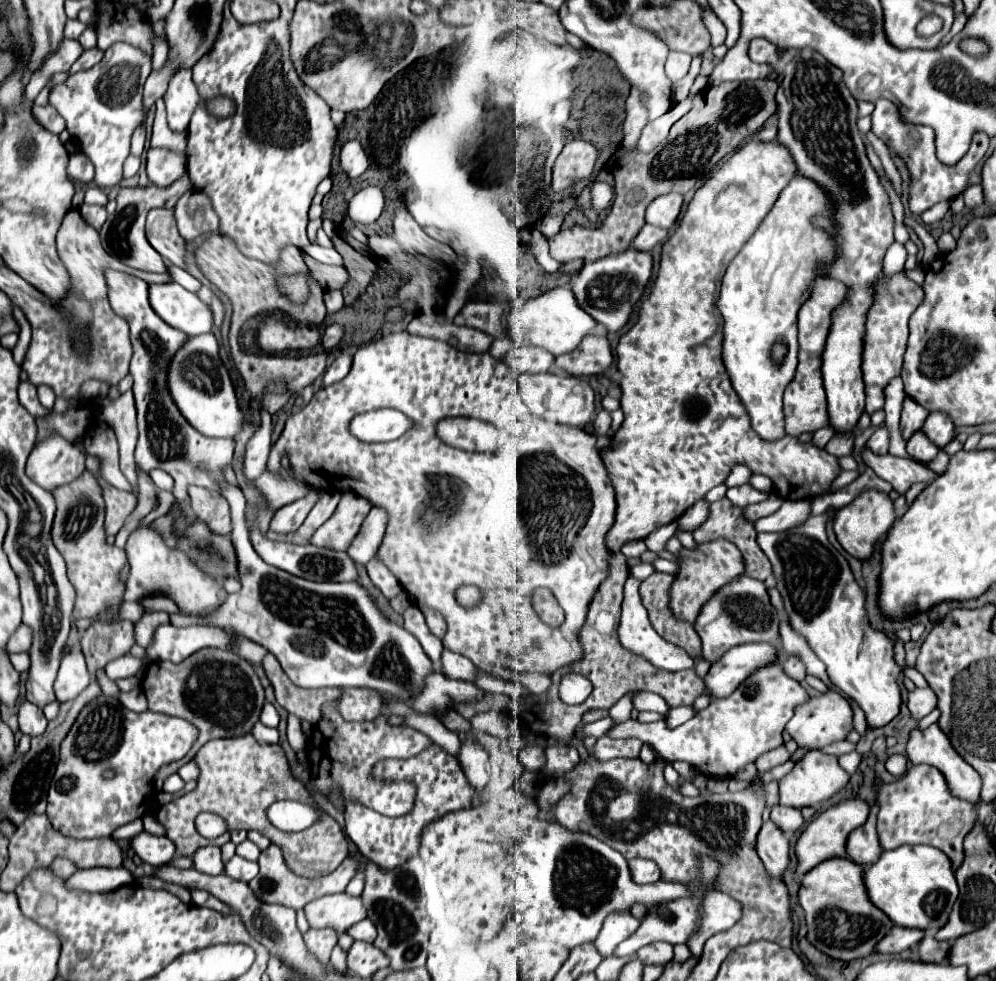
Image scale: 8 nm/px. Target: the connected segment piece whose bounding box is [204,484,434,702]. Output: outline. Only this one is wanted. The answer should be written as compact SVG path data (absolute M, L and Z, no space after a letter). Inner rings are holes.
M222 484L222 496L230 502L232 508L232 544L238 558L238 576L242 588L238 594L230 594L228 600L220 606L220 610L204 616L206 626L220 624L222 628L232 628L240 636L264 646L272 652L288 678L302 688L326 688L326 686L342 686L342 688L372 688L380 694L390 694L396 700L410 702L416 698L422 688L426 676L434 670L430 658L424 654L420 642L402 626L390 622L368 596L368 592L356 582L310 582L298 576L292 576L280 568L266 564L250 542L248 522L244 518L246 498L242 490Z

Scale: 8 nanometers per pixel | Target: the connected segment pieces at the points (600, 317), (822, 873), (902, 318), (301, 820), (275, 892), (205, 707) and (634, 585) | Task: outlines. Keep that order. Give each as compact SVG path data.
M628 248L626 252L612 254L594 262L584 262L582 270L570 280L570 290L584 312L588 312L596 322L604 324L608 332L618 332L630 318L634 304L642 298L644 286L652 274L652 256L648 252L636 252Z
M848 858L824 860L806 872L800 884L798 902L806 918L808 942L822 954L842 962L868 956L876 942L894 926L888 916L884 916L884 912L878 912L878 908L868 904L868 894L864 892L862 882L862 868L852 864Z
M898 272L892 278L880 274L880 280L876 284L876 300L868 312L862 353L862 374L866 392L865 412L868 414L874 414L876 410L884 408L884 388L902 370L902 356L906 352L908 340L908 320L912 312L920 306L922 298L924 290L916 282L908 280L904 272Z
M278 800L270 804L266 810L266 818L278 830L284 830L284 832L306 830L314 826L322 816L324 816L324 810L310 804L294 802L294 800Z
M270 844L258 858L258 866L260 866L260 872L254 880L250 880L250 888L256 892L256 896L264 902L270 902L270 904L284 904L288 908L294 908L294 910L302 910L308 902L320 898L320 896L326 896L326 894L336 894L336 892L344 892L344 888L348 886L348 882L356 876L358 868L360 868L360 862L356 858L344 858L344 862L328 876L324 878L300 878L296 874L292 874L286 864L284 864L284 858L282 858L282 852L276 844Z
M204 648L188 656L184 662L150 662L144 672L142 690L148 700L148 710L166 716L178 716L198 728L198 738L184 758L162 766L156 772L156 788L162 790L162 782L178 772L178 768L190 762L200 746L212 738L240 736L252 730L252 724L260 718L264 706L264 688L248 660L236 652L220 648Z
M628 576L628 581L624 585L622 616L620 616L620 624L618 624L618 640L620 646L636 656L642 656L644 660L648 660L652 666L656 666L658 670L664 672L678 672L678 670L686 670L686 668L694 668L694 660L686 654L686 650L666 642L650 624L648 620L648 610L642 604L639 593L640 582L632 576Z

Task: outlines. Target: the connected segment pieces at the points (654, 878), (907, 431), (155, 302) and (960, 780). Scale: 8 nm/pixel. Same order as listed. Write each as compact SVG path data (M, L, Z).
M644 858L630 860L628 868L636 884L654 884L660 880L660 868L652 860L644 860Z
M906 396L904 400L904 408L902 408L902 418L900 418L900 432L904 436L904 440L908 436L912 436L912 432L920 430L924 420L928 418L928 410L922 408L918 402L914 402L910 396Z
M176 282L150 284L150 304L166 324L184 334L198 336L212 328L210 308L194 292L188 292Z
M936 722L930 724L926 730L920 730L916 726L910 732L910 740L908 740L908 760L912 764L926 762L930 766L940 768L940 772L944 772L944 776L946 776L946 780L948 780L954 796L960 796L962 800L974 800L972 804L976 804L976 806L980 804L980 776L978 776L978 772L960 758L960 754L952 748L948 736L940 730L940 726Z

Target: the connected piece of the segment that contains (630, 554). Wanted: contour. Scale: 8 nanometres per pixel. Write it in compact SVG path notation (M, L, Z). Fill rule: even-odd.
M633 540L626 543L621 551L627 559L640 557L647 550L644 540Z

